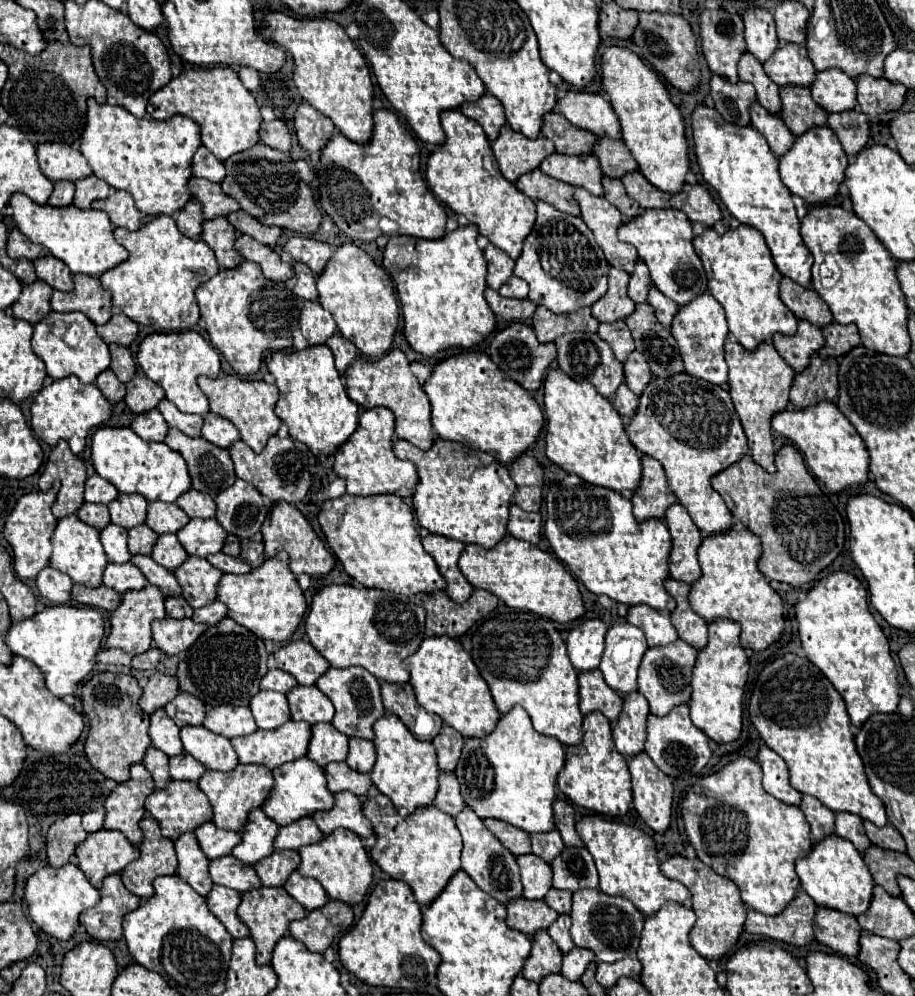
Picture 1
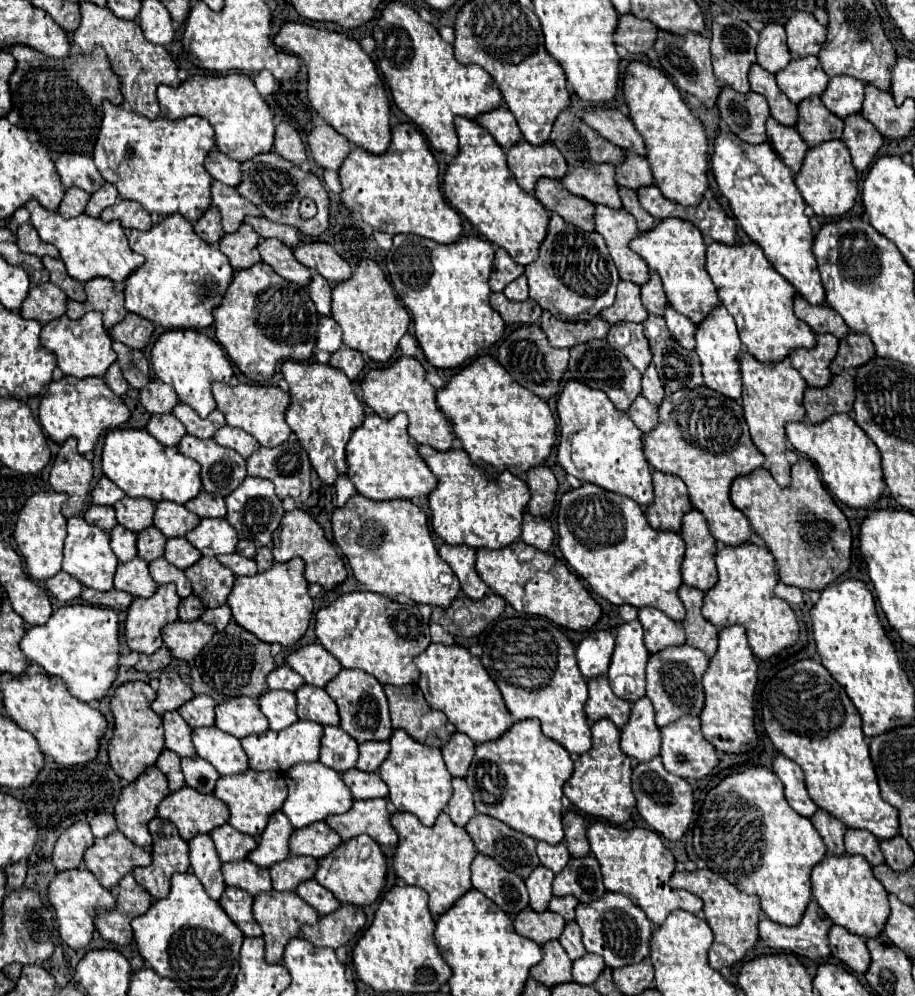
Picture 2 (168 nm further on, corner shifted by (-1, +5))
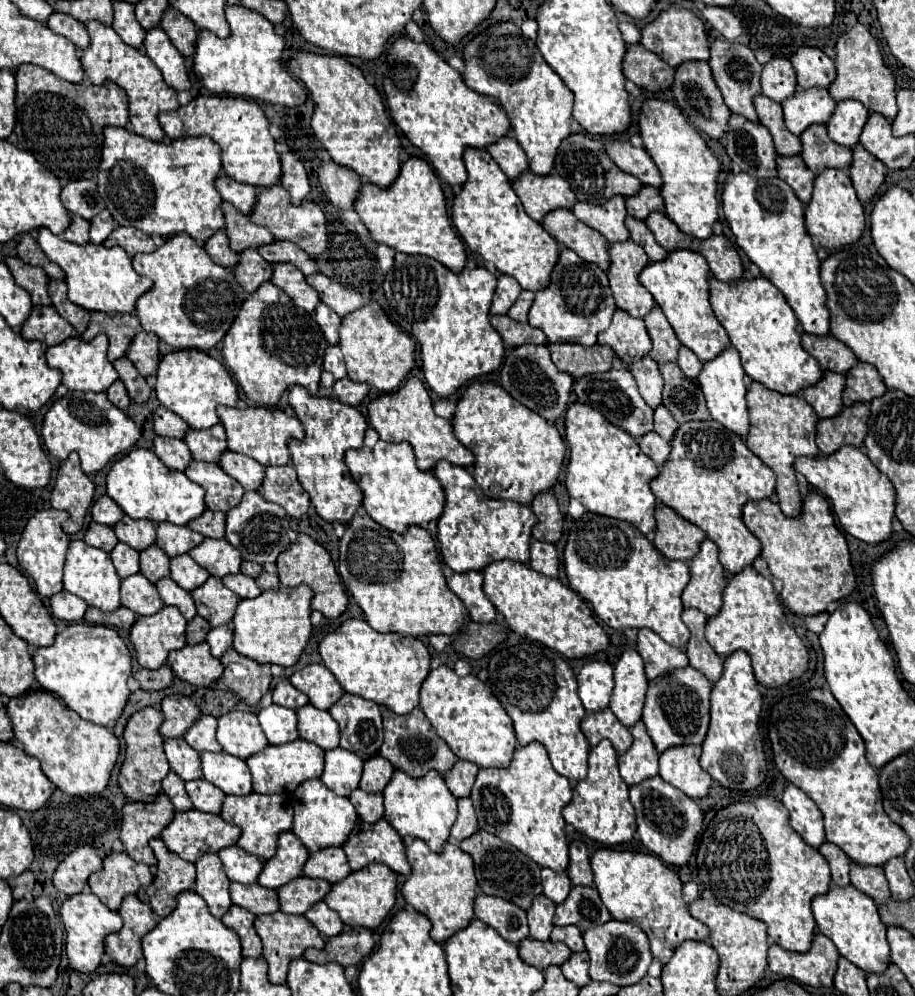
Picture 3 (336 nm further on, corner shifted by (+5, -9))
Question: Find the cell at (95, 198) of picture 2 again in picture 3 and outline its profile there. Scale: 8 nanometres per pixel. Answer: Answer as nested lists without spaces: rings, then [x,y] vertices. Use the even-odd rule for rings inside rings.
[[[103,210],[101,214],[97,214],[97,216],[91,220],[91,230],[89,230],[91,242],[93,242],[93,244],[103,244],[105,238],[113,232],[113,228],[115,228],[115,222],[113,222],[109,210]]]

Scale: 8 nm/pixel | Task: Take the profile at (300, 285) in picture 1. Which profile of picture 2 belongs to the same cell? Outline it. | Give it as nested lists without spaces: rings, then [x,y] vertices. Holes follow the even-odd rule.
[[[313,274],[307,290],[309,290],[311,300],[317,306],[317,312],[323,316],[331,314],[331,310],[329,310],[331,308],[331,302],[329,302],[331,300],[331,284],[327,284],[327,280],[323,280],[323,276]]]

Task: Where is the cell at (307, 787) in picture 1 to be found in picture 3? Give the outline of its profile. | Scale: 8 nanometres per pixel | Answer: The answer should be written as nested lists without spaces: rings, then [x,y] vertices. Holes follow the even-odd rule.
[[[319,778],[307,780],[299,786],[299,790],[293,794],[293,810],[295,810],[293,832],[297,834],[297,838],[301,838],[301,842],[309,852],[317,852],[331,846],[343,846],[351,830],[359,822],[359,816],[349,798],[333,794],[333,790],[329,790]]]

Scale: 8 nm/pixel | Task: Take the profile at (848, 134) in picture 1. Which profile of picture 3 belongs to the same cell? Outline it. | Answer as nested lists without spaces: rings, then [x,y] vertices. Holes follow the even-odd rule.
[[[861,144],[853,148],[853,164],[849,168],[849,176],[861,202],[867,204],[873,200],[873,196],[879,192],[879,186],[885,180],[885,174],[885,166],[877,162],[877,158],[867,154],[867,150]]]

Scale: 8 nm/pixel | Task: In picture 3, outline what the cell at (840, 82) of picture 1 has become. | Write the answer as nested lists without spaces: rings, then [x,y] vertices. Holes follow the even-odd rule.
[[[857,100],[837,102],[837,110],[827,126],[829,138],[833,138],[833,142],[845,148],[853,148],[859,142],[867,118],[869,118],[869,110],[861,102]]]

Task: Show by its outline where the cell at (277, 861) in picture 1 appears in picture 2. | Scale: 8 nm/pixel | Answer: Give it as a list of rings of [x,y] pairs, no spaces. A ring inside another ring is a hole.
[[[289,856],[287,860],[269,868],[275,890],[295,890],[297,884],[311,880],[317,860],[311,856]]]

